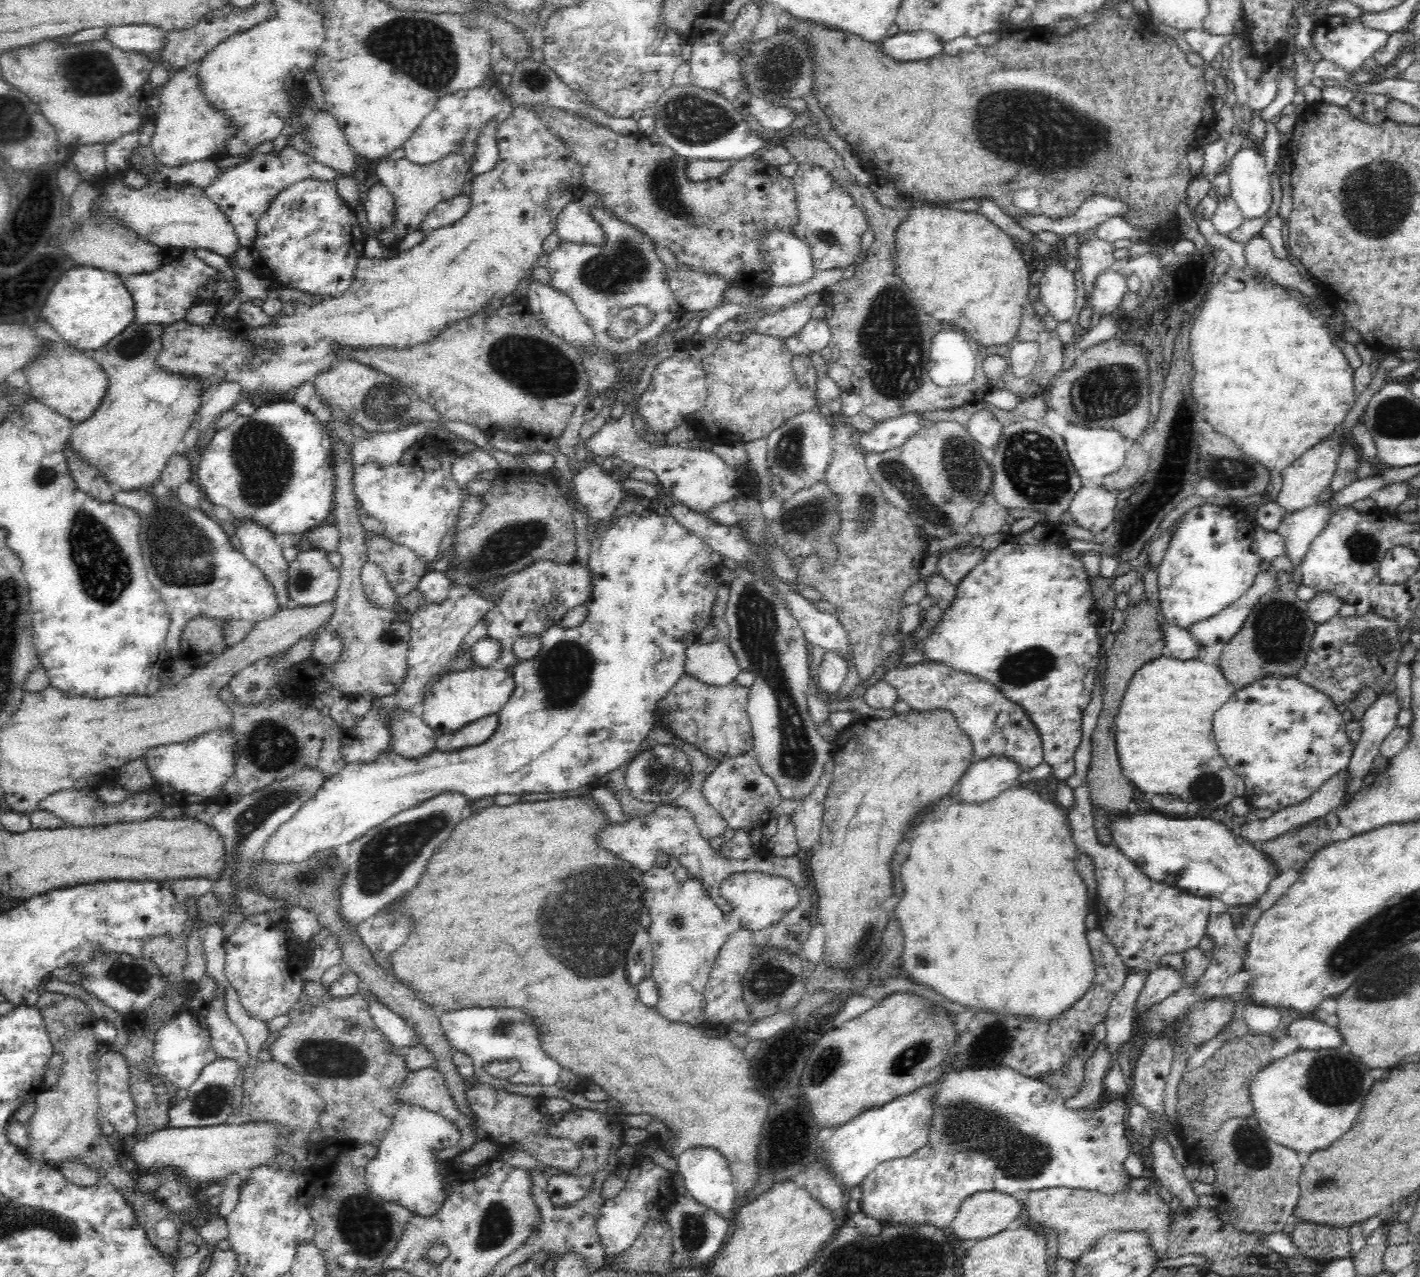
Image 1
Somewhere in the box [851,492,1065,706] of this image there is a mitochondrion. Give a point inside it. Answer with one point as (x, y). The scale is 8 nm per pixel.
(1034, 663)

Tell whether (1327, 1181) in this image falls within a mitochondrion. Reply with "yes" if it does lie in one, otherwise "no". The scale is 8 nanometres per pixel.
yes

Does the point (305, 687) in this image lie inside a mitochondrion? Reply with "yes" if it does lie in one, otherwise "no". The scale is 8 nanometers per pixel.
no

